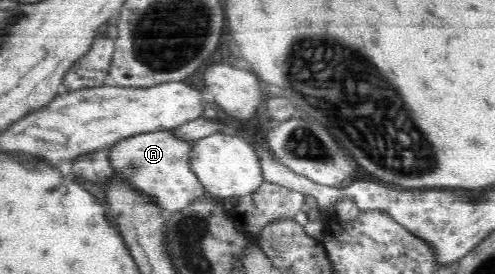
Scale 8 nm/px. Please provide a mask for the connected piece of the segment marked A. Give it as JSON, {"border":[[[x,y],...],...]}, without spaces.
{"border":[[[169,129],[153,131],[149,133],[140,133],[133,137],[127,137],[118,141],[111,146],[109,159],[113,166],[114,172],[121,178],[125,178],[135,190],[151,197],[157,207],[161,208],[164,213],[181,211],[189,207],[198,197],[203,196],[204,185],[198,180],[195,172],[191,170],[189,164],[190,142],[183,140],[173,134]]]}

